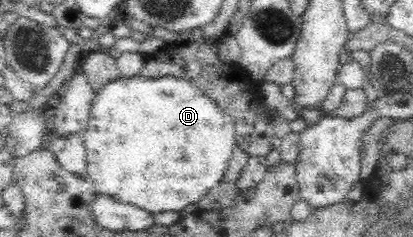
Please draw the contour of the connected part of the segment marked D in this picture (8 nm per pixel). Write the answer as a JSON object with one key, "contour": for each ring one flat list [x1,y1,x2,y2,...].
{"contour":[[140,74,119,78,101,88,92,100,88,125,82,133,87,151,85,177,92,182,96,194,111,196,145,213,180,213,189,204,200,202,211,188,224,180,227,162,233,148,238,146,236,134,235,119,184,78,167,75,146,79]]}

